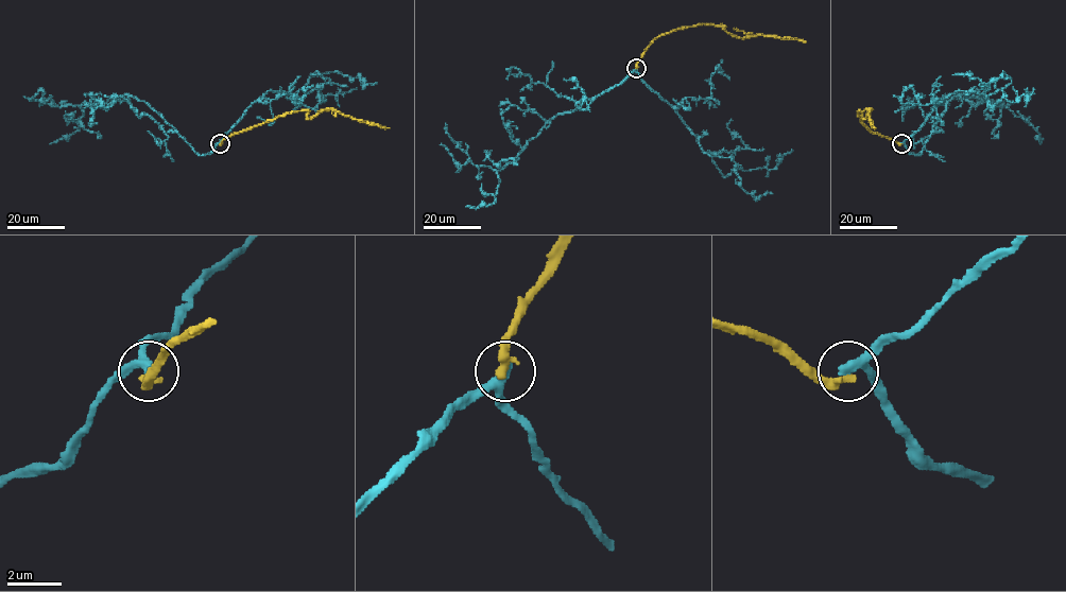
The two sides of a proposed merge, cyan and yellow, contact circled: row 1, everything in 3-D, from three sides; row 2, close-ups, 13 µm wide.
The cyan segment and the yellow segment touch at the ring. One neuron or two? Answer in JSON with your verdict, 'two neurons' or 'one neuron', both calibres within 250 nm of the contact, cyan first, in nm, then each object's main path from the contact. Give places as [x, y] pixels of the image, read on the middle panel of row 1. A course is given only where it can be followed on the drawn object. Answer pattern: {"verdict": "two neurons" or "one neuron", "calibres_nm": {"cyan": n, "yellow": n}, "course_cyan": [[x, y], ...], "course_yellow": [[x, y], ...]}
{"verdict": "two neurons", "calibres_nm": {"cyan": 300, "yellow": 360}, "course_cyan": [[637, 68], [619, 84], [573, 110], [554, 116], [512, 161], [499, 170], [474, 164], [446, 132], [446, 123]], "course_yellow": [[637, 68], [642, 53], [655, 39], [683, 28], [704, 23], [723, 25], [738, 37], [766, 35], [805, 41]]}

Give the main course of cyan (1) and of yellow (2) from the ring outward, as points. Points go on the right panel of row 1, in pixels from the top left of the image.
1: (901, 142), (917, 155), (952, 97), (968, 96), (1003, 104), (981, 100), (976, 91), (957, 100)
2: (901, 143), (873, 133), (861, 122), (859, 110), (864, 118), (871, 109), (869, 116), (875, 128)

